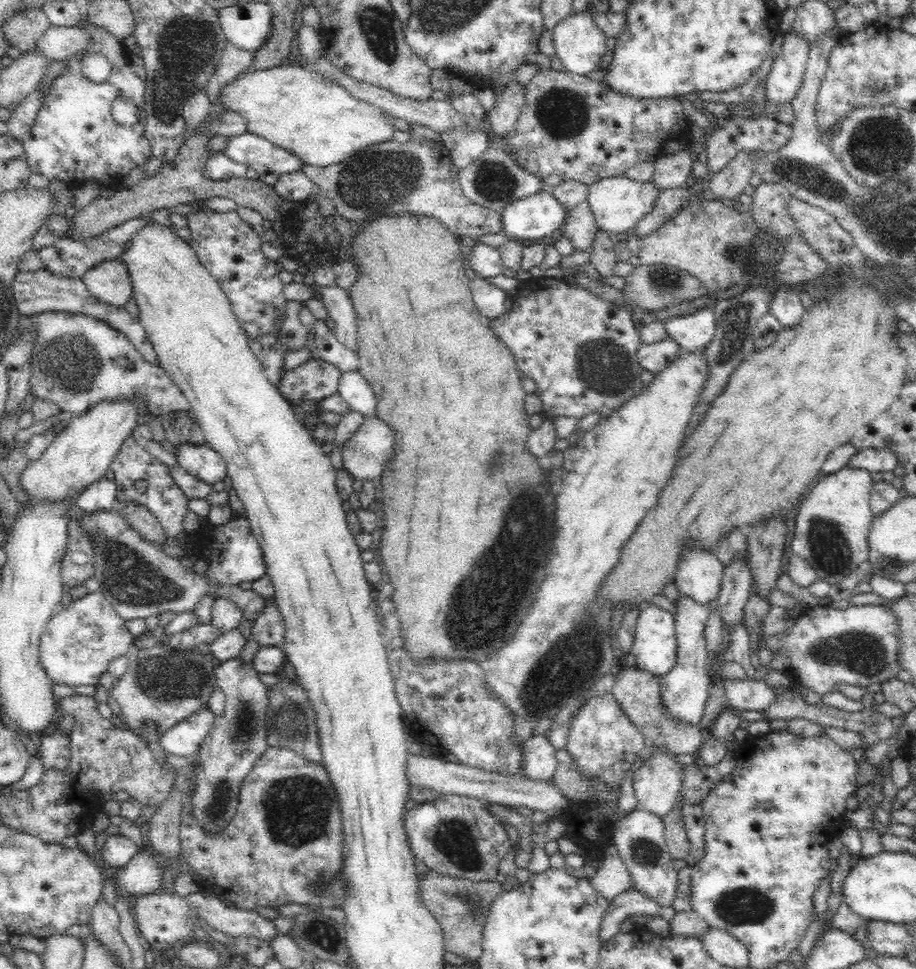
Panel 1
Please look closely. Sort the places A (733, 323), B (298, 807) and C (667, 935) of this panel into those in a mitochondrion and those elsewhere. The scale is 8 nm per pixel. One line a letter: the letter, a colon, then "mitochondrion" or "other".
A: mitochondrion
B: mitochondrion
C: other

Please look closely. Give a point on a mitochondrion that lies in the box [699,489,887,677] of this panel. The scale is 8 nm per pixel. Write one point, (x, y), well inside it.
(829, 549)

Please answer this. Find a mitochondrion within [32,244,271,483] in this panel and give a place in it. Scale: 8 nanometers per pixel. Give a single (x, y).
(70, 362)

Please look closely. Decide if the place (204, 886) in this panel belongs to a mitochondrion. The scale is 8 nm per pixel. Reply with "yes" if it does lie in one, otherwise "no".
no

